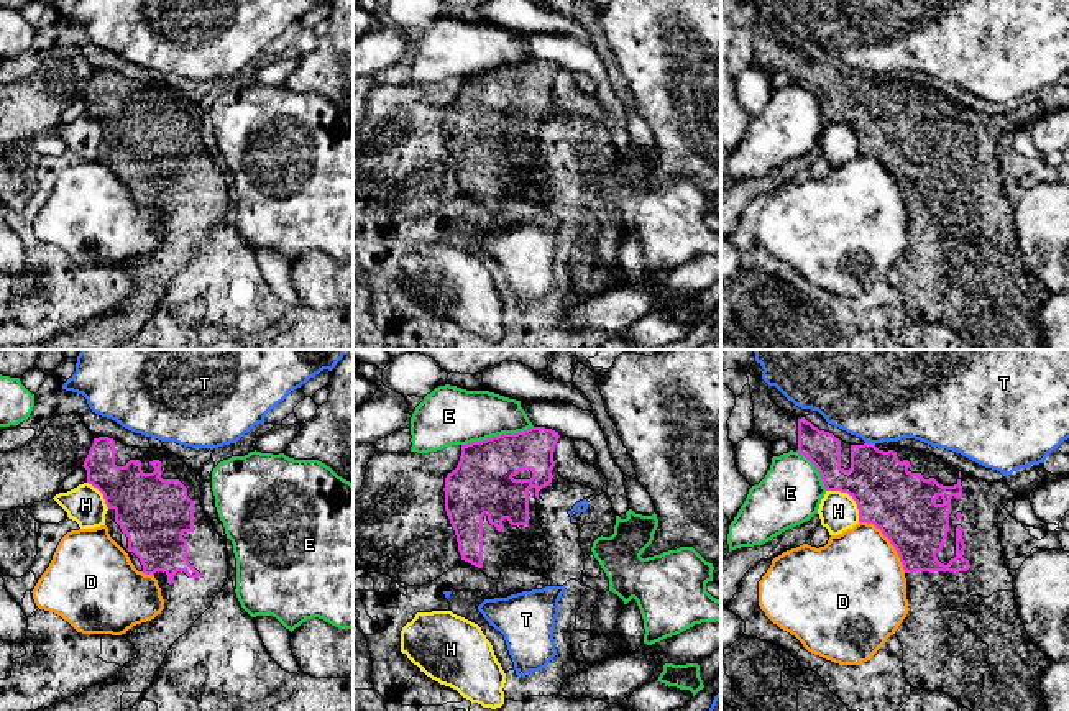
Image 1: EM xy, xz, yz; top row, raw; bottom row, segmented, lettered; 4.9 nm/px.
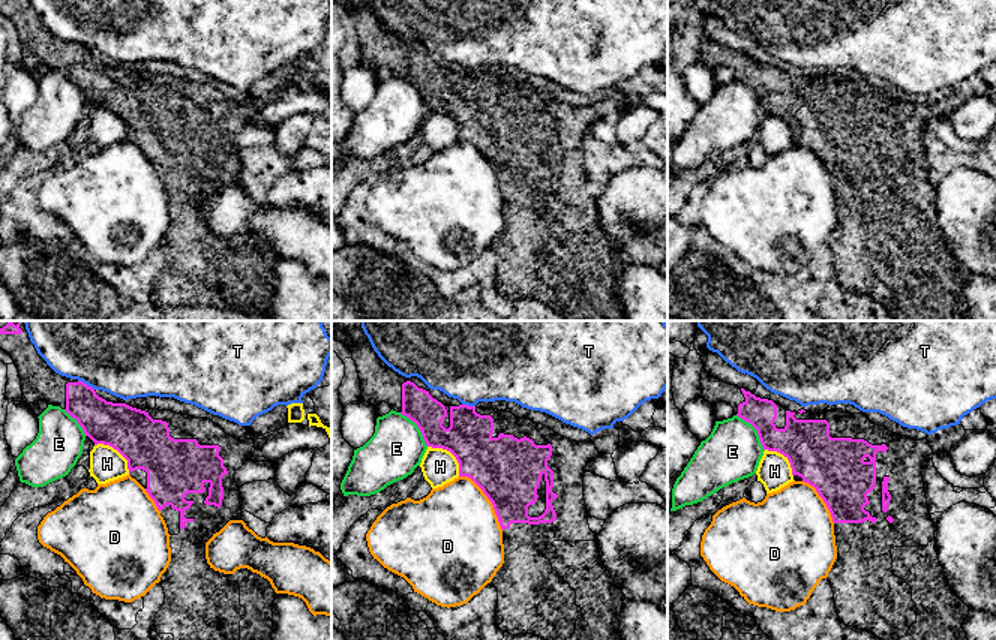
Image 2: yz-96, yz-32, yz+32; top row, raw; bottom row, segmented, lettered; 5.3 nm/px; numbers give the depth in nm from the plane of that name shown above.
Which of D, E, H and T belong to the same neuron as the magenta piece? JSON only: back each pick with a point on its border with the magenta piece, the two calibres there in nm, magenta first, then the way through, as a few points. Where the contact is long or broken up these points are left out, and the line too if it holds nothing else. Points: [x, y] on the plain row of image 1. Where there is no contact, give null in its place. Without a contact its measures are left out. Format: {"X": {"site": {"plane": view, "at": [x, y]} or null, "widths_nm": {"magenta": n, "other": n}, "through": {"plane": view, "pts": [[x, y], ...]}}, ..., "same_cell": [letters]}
{"same_cell": []}

